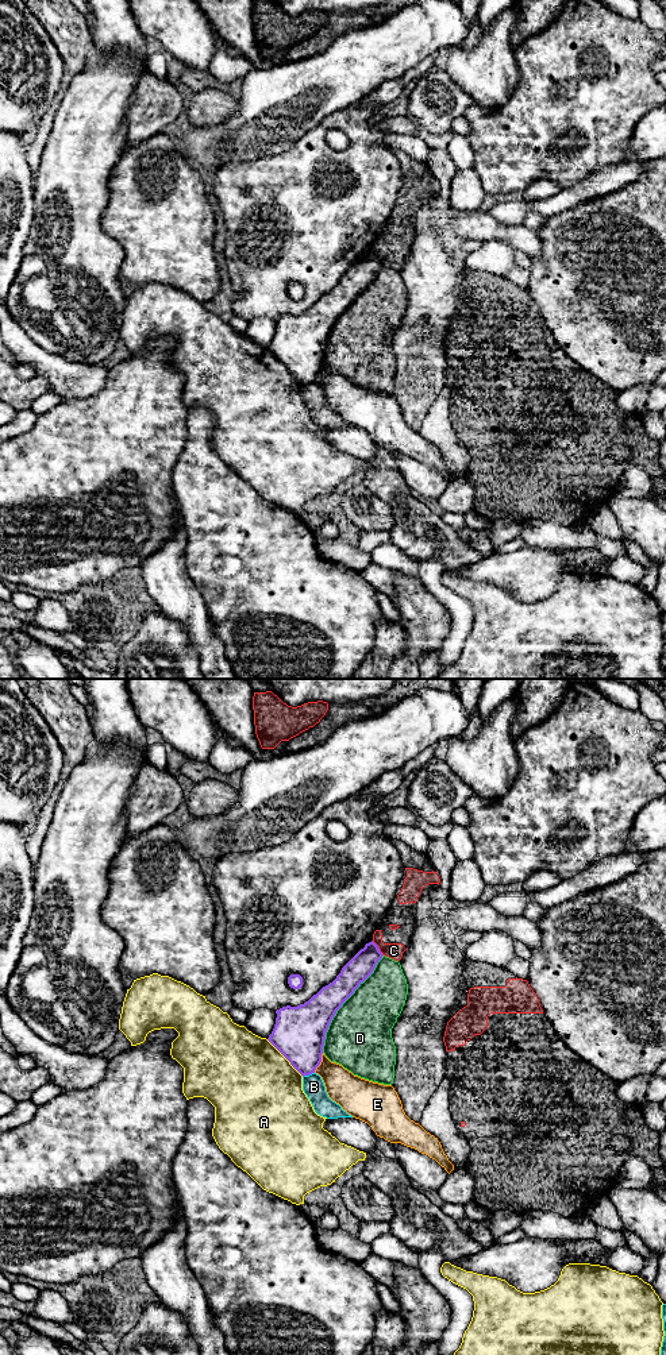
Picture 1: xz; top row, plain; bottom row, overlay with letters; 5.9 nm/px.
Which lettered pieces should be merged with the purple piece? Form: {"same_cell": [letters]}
{"same_cell": []}

